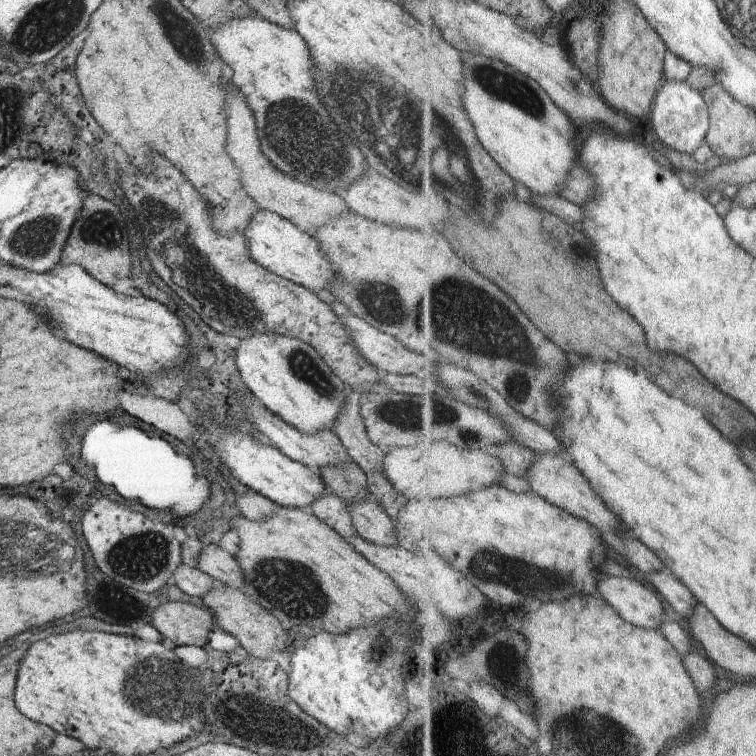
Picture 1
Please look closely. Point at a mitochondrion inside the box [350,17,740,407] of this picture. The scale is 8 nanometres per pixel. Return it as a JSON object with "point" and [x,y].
{"point":[498,83]}

